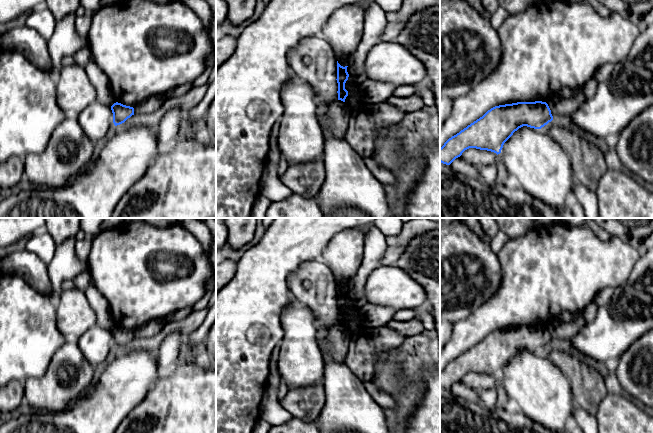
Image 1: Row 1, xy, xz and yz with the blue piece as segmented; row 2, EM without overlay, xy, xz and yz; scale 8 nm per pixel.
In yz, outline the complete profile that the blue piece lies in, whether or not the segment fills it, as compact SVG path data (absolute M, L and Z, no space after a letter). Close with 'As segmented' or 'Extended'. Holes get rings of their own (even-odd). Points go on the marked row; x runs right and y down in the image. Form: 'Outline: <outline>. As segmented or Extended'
Outline: M546 102L499 105L449 138L440 148L440 162L450 165L469 148L501 153L504 143L523 126L541 129L553 120Z. As segmented

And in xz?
Outline: M337 61L337 83L338 83L338 100L345 102L348 96L348 91L345 89L345 83L348 80L349 74L347 72L348 66L341 66Z. As segmented

